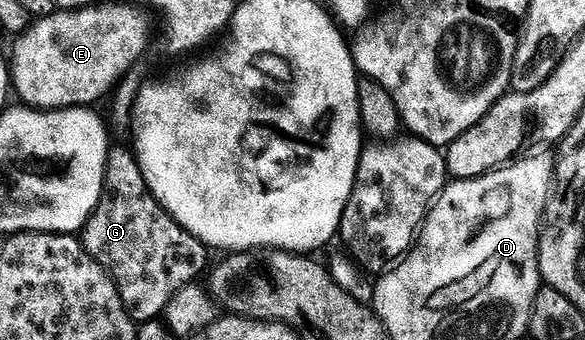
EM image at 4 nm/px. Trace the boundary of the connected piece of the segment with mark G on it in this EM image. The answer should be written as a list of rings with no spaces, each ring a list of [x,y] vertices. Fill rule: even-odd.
[[[113,146],[108,152],[104,170],[104,188],[100,194],[94,213],[82,232],[84,248],[102,264],[116,282],[122,305],[128,316],[137,323],[151,323],[159,320],[168,310],[168,303],[182,288],[189,286],[192,279],[204,266],[207,268],[209,248],[198,237],[191,235],[186,228],[152,196],[148,182],[140,168],[139,158],[131,150]]]

